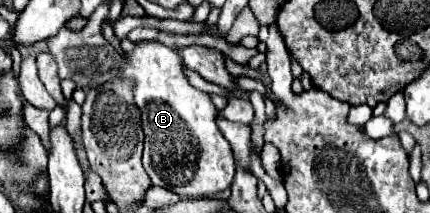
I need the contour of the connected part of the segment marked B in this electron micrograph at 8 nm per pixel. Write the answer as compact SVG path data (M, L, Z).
M137 41L119 79L133 83L133 99L141 111L145 133L143 167L151 183L185 197L215 195L233 181L233 151L215 123L217 109L209 93L195 89L183 69L181 57L161 41Z

